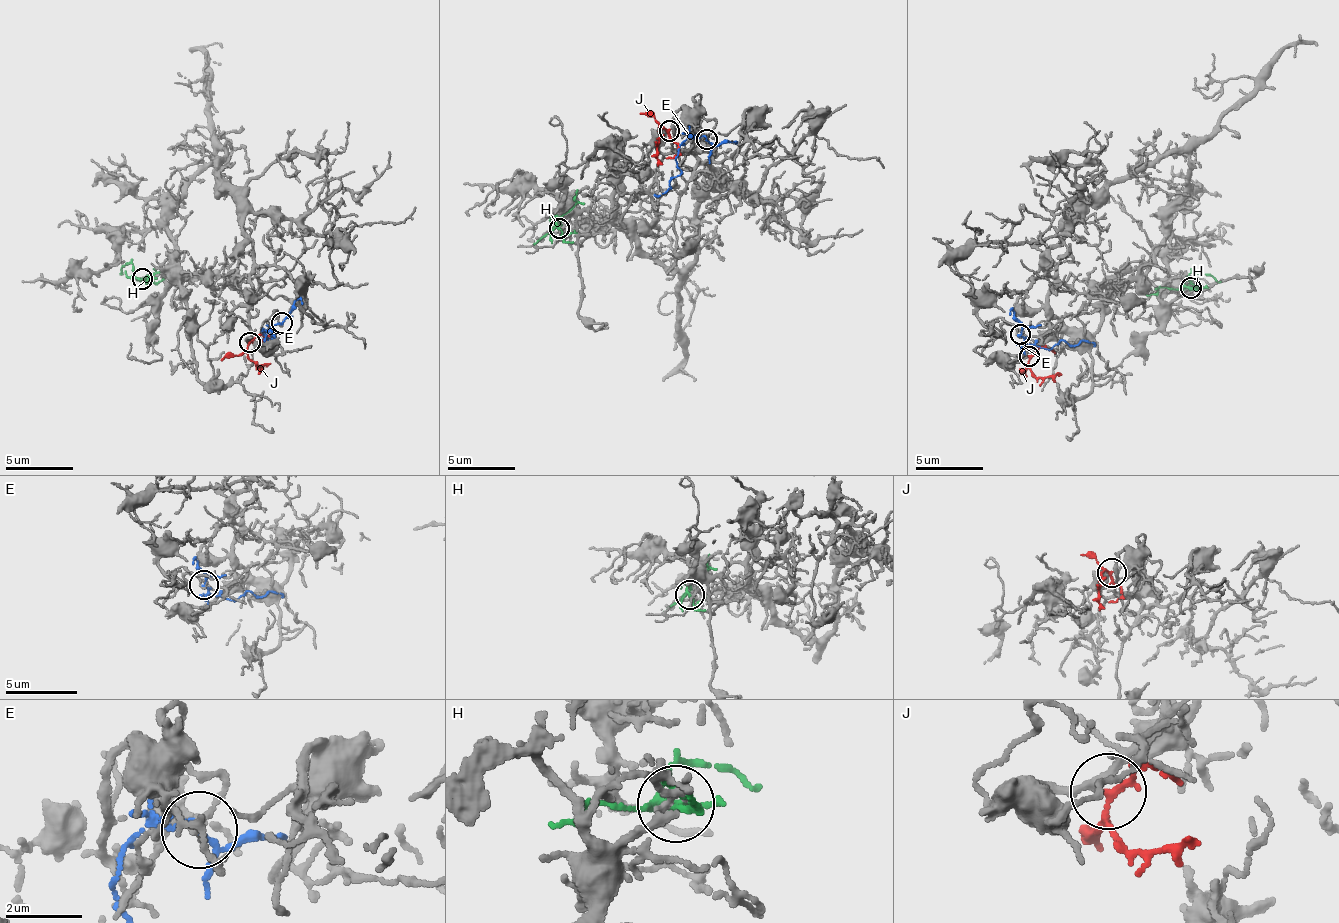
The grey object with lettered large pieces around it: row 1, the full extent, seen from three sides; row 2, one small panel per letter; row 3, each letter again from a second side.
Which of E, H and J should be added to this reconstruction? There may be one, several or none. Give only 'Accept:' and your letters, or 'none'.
Accept: J

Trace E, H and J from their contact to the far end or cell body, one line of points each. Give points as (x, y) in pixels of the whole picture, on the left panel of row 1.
E: (281, 322), (268, 329), (264, 337), (275, 333), (261, 339)
H: (142, 280), (125, 263), (119, 275)
J: (250, 343), (247, 353), (255, 364), (266, 363)

